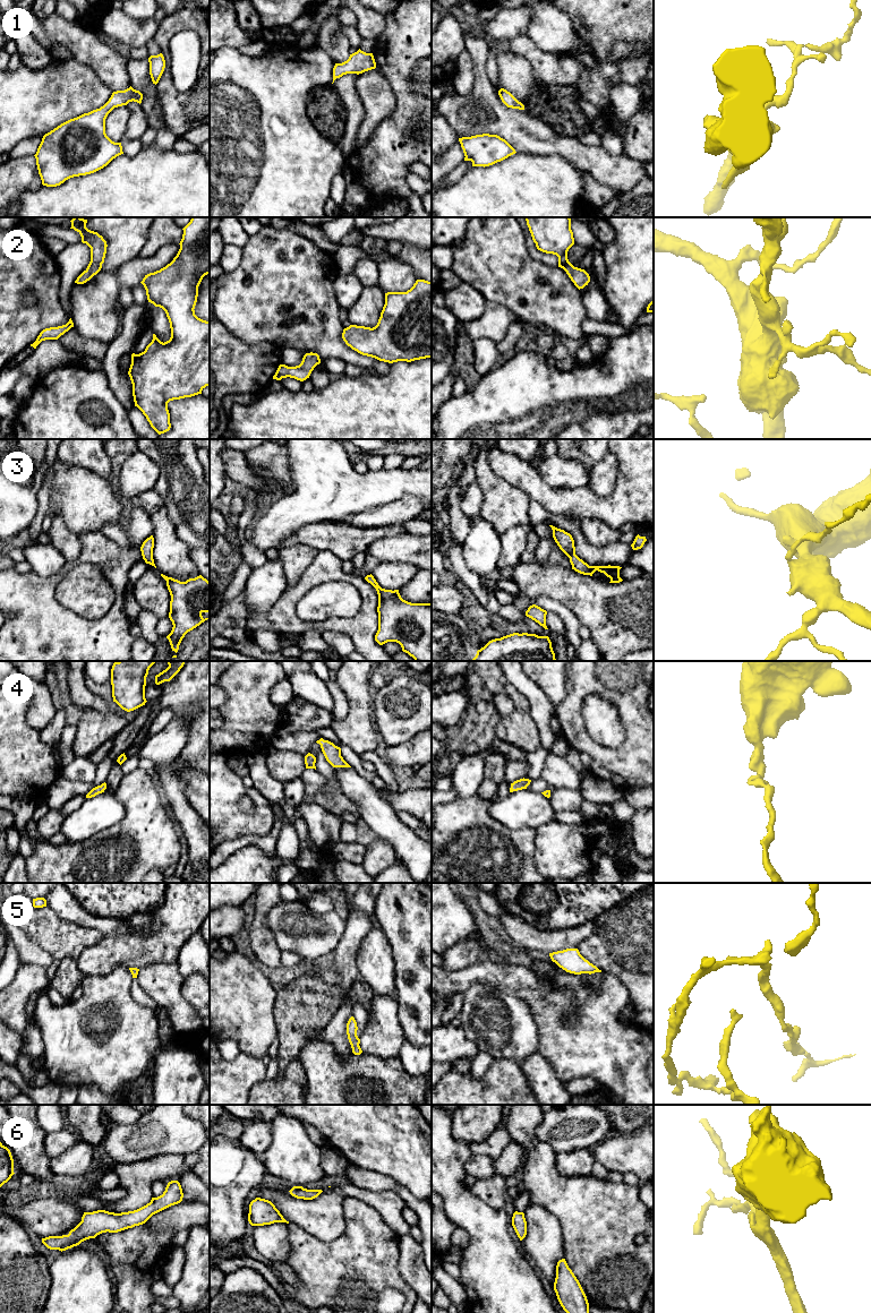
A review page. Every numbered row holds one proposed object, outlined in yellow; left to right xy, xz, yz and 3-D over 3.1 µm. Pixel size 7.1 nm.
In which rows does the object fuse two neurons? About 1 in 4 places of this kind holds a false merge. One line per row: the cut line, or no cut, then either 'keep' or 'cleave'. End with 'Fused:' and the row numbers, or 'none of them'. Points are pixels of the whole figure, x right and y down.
1: cut none; keep
2: cut none; keep
3: cut none; keep
4: cut none; keep
5: cut none; keep
6: cut none; keep
Fused: none of them

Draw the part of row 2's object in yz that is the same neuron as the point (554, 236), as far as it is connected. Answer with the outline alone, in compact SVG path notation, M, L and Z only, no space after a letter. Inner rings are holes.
M524 217L538 250L558 257L558 267L563 268L580 290L590 282L589 274L574 267L567 259L567 251L574 244L570 217Z

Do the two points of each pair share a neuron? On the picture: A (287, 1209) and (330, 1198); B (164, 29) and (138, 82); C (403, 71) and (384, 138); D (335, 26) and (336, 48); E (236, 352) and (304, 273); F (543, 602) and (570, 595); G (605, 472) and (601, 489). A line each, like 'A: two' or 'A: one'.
A: one
B: two
C: one
D: one
E: two
F: two
G: one

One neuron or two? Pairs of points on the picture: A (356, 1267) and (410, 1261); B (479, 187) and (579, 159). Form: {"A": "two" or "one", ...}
{"A": "two", "B": "two"}

